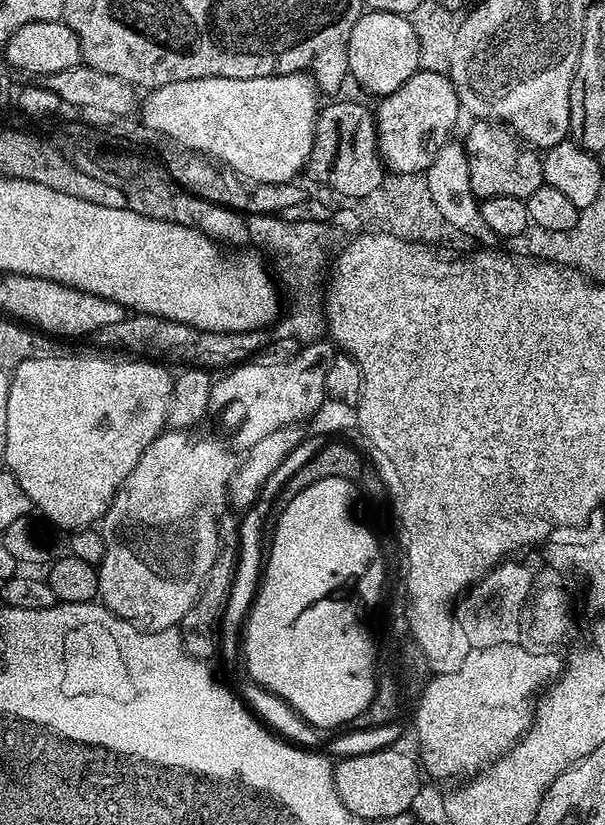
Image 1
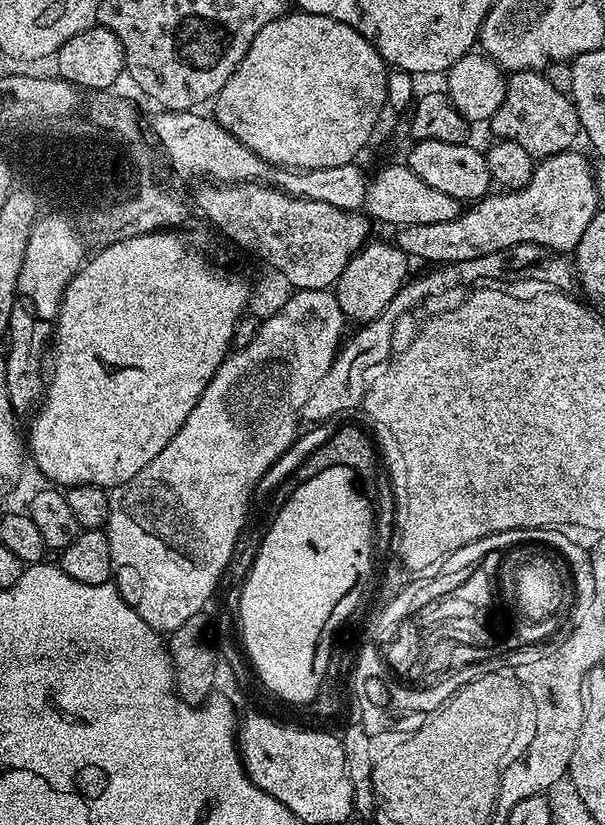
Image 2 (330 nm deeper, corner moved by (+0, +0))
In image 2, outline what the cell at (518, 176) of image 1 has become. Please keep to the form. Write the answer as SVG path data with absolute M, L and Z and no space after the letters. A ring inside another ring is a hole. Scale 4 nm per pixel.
M540 70L513 72L507 77L508 93L492 116L490 127L496 140L518 142L533 158L553 156L569 151L576 139L581 139L580 119L572 105L571 95L555 88Z

